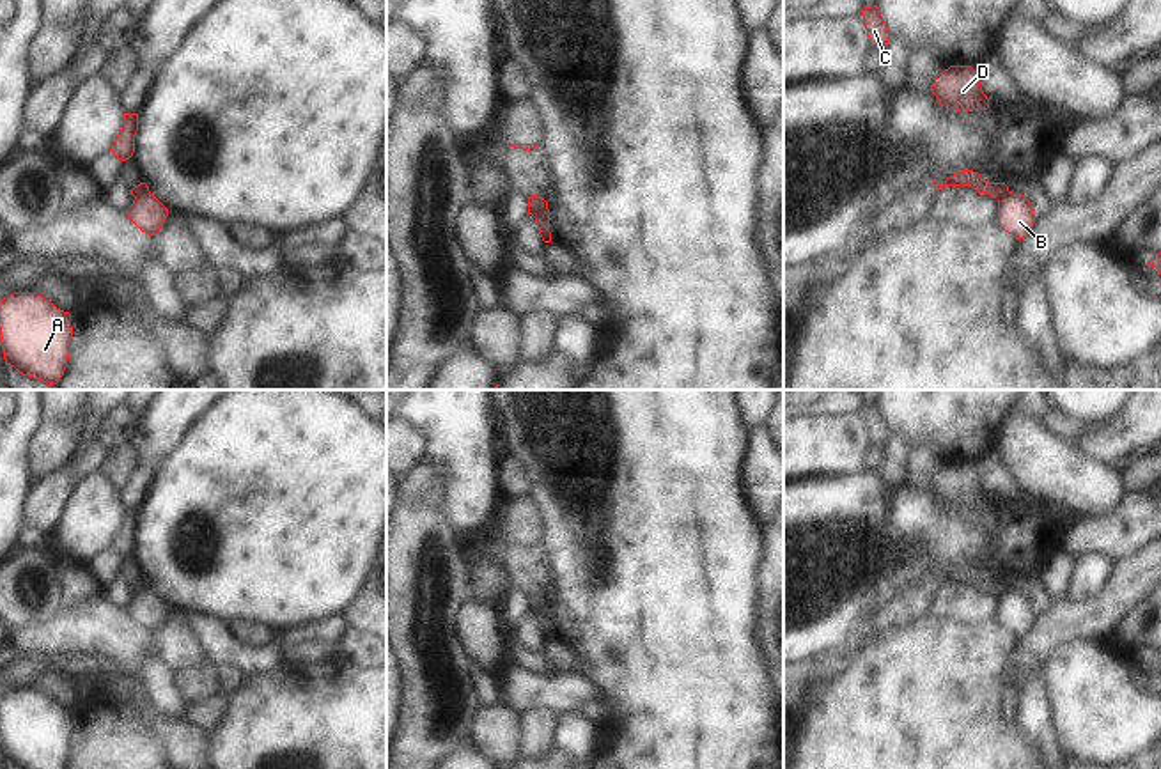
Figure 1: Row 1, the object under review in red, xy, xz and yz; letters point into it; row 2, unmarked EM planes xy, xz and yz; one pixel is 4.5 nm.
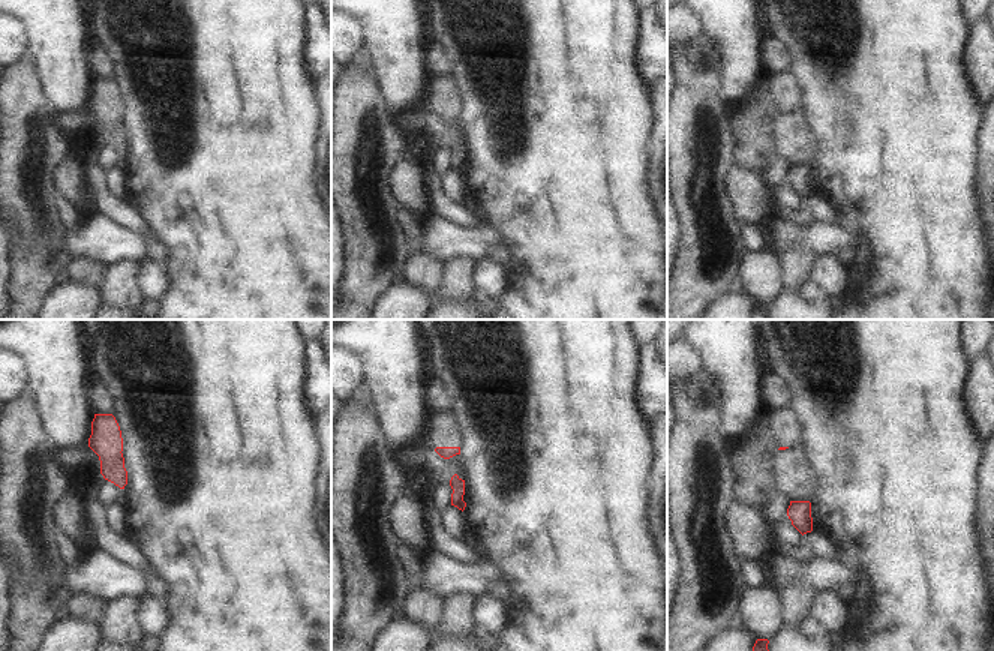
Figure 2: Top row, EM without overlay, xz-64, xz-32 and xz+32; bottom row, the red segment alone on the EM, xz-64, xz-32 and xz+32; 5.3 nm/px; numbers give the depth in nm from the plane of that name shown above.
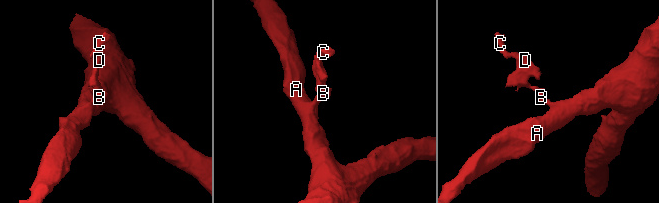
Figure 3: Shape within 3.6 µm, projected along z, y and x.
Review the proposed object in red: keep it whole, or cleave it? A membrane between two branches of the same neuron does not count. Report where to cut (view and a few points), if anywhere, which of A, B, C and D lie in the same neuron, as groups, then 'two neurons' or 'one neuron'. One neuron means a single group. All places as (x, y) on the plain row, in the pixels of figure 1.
cut xz (546, 605), (534, 613); groups A B / C D; two neurons

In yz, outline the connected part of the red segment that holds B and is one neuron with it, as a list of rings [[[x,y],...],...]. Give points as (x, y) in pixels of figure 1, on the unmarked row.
[[[1007,588],[998,595],[998,622],[1016,636],[1028,633],[1035,611],[1026,594]]]

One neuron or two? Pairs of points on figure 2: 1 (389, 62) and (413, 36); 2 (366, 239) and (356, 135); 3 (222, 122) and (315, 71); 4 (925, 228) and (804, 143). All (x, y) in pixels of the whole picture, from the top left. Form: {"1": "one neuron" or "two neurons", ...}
{"1": "one neuron", "2": "one neuron", "3": "two neurons", "4": "two neurons"}

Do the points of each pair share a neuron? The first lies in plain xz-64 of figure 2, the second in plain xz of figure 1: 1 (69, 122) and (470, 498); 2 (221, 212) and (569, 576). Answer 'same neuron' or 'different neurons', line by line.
1: different neurons
2: same neuron

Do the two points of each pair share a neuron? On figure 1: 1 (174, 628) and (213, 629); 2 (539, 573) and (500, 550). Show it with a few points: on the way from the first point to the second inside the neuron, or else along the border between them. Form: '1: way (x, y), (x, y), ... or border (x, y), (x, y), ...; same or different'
1: border (187, 617), (188, 628), (210, 661); different
2: way (530, 571), (509, 553); same

